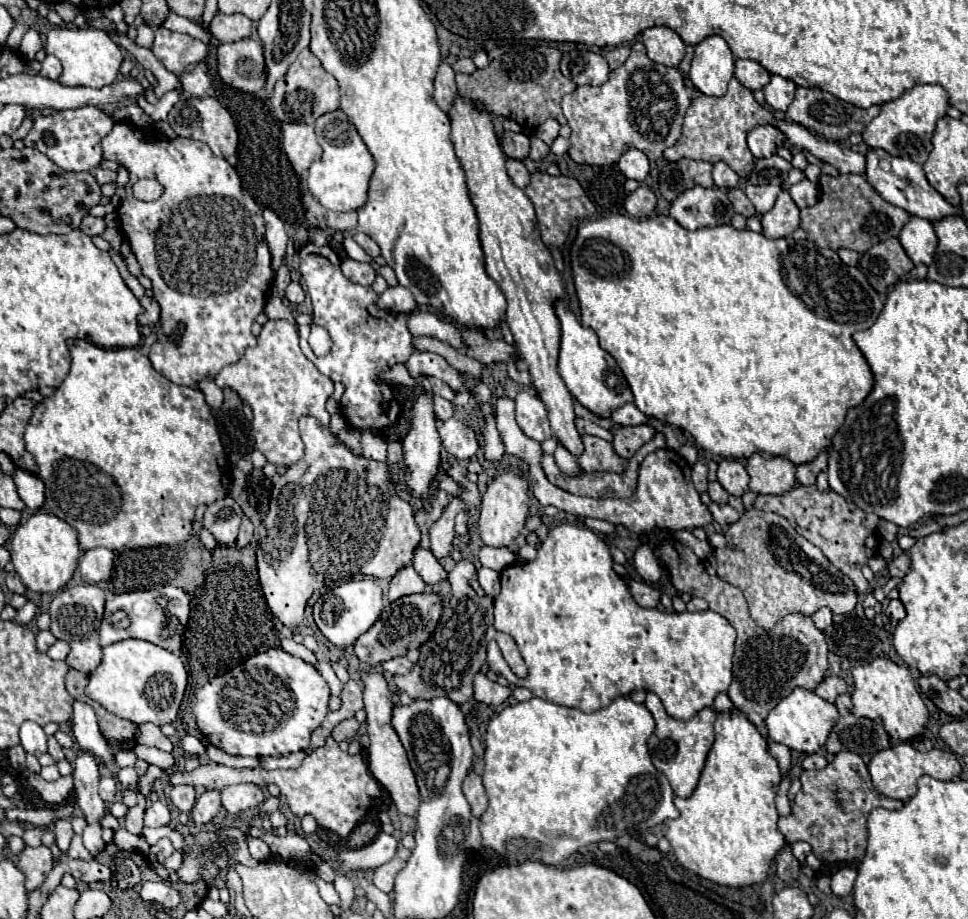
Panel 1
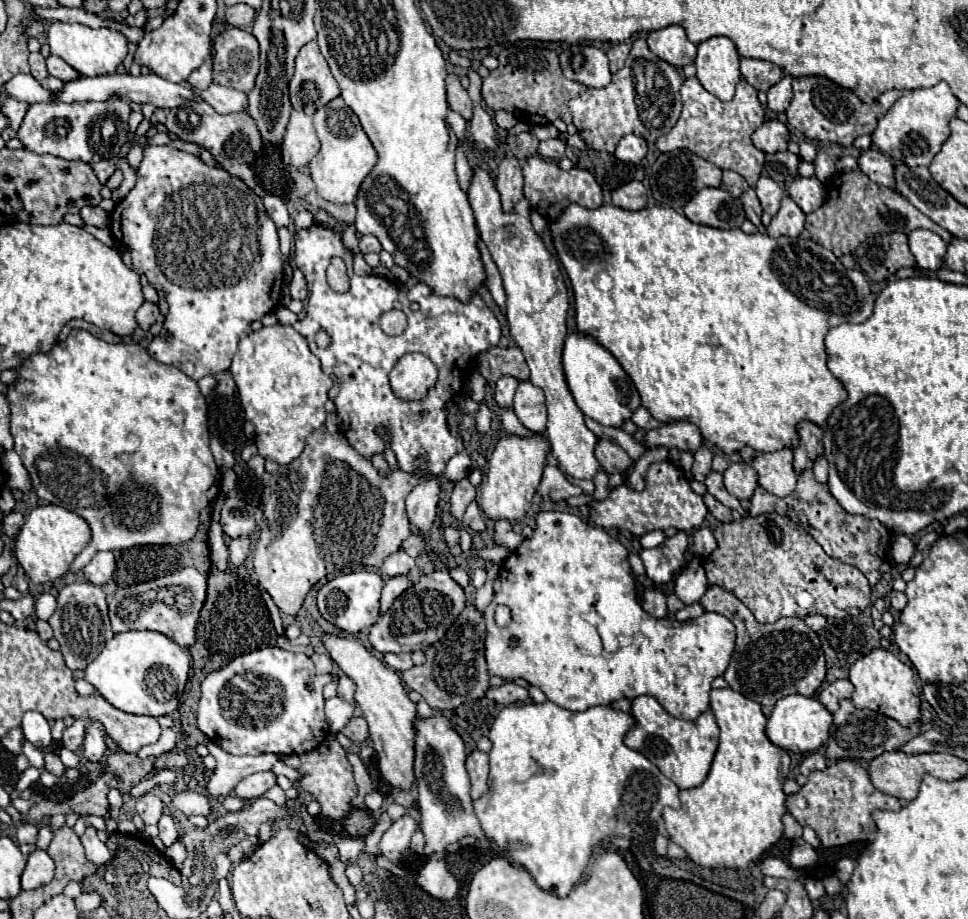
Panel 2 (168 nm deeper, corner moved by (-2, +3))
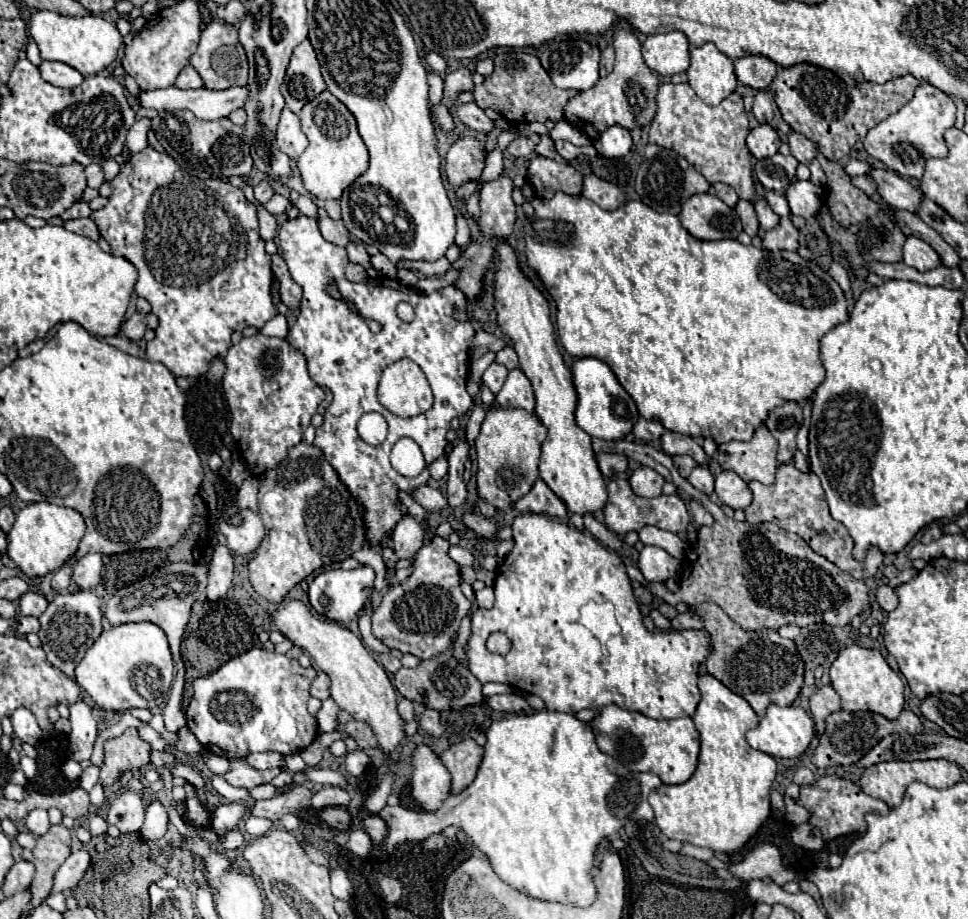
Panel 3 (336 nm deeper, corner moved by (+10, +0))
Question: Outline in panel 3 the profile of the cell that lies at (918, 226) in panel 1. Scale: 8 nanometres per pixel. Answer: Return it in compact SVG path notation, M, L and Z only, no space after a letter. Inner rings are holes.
M909 236L905 246L903 246L903 262L907 266L917 268L919 272L929 272L937 266L941 266L941 258L939 254L921 238Z

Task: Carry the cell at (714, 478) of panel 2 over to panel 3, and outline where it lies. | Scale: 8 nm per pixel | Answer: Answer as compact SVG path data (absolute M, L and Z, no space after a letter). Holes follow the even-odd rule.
M695 466L687 478L697 490L705 492L705 494L711 494L713 492L713 476L709 472L707 466Z

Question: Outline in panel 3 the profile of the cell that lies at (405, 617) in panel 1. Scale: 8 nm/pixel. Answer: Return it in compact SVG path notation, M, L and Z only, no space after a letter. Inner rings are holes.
M435 536L415 554L413 574L399 586L391 588L371 616L375 638L421 660L439 656L451 646L459 622L471 612L473 604L461 592L459 564L451 560L449 546L449 540Z

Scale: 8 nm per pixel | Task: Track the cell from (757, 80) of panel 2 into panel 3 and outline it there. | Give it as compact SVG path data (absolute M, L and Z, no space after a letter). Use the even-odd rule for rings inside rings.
M751 54L735 62L735 74L741 84L751 86L755 90L765 90L777 74L777 64L765 56Z

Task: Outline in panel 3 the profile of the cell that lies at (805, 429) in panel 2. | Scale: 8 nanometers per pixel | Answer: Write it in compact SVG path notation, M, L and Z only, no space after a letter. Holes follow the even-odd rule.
M785 402L779 408L771 410L765 426L769 428L769 432L773 434L773 438L779 442L779 450L777 450L777 460L781 464L789 462L797 450L795 446L795 434L799 430L803 422L803 414L801 414L801 406L799 402Z

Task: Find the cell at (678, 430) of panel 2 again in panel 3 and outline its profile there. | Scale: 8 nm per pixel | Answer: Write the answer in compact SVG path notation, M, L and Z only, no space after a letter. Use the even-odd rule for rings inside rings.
M667 432L667 434L661 438L661 446L663 446L663 450L665 450L669 456L689 454L697 464L709 466L709 456L703 452L703 448L701 448L691 436L677 434L677 432Z

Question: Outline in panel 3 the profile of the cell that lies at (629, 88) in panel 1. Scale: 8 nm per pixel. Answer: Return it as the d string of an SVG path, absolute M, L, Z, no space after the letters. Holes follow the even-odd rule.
M619 20L617 30L613 34L613 46L615 46L615 68L609 76L599 80L595 88L589 88L587 92L581 92L579 96L571 98L569 104L565 106L565 120L587 132L591 138L597 138L607 126L619 124L625 128L643 128L655 118L655 94L657 94L657 78L649 70L649 66L643 62L641 56L641 44L631 28L629 22Z

